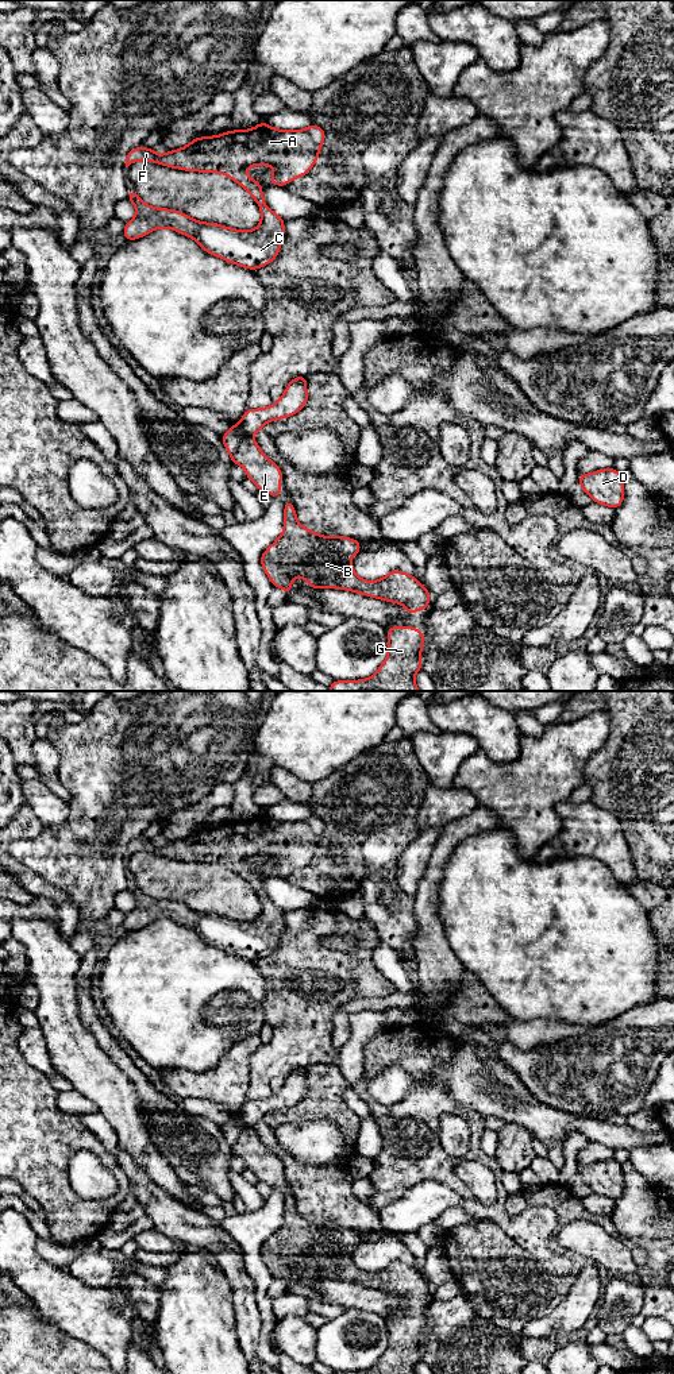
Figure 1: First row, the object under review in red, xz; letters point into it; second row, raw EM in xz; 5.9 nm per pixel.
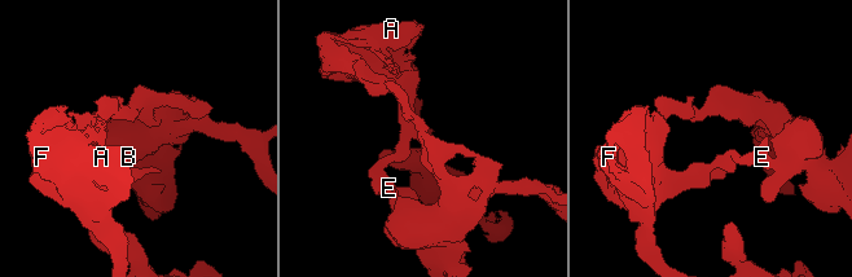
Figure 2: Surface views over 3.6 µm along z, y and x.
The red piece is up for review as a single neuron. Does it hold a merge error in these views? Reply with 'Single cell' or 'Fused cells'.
Fused cells

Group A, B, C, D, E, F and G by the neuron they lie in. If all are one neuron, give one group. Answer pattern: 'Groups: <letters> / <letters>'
Groups: A C F / B D E G

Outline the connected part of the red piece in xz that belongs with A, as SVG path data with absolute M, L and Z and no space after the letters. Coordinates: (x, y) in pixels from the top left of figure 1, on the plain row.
M261 813L243 822L228 822L216 827L195 829L182 840L158 846L139 837L126 848L126 858L136 852L150 852L173 860L203 864L222 864L242 876L257 892L261 914L250 922L234 920L216 914L203 914L174 900L154 899L128 881L128 891L136 906L124 916L127 931L139 930L154 920L170 919L196 931L199 937L232 956L250 961L263 958L280 945L285 927L285 911L265 894L262 877L246 865L246 860L266 856L274 860L271 876L288 876L305 867L319 849L326 827L316 815L304 821L277 821Z

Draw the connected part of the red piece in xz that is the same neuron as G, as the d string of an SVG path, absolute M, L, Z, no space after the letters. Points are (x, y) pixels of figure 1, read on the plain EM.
M392 1317L388 1323L388 1348L377 1363L362 1371L339 1371L332 1374L415 1374L415 1366L421 1361L421 1339L424 1324L412 1317Z

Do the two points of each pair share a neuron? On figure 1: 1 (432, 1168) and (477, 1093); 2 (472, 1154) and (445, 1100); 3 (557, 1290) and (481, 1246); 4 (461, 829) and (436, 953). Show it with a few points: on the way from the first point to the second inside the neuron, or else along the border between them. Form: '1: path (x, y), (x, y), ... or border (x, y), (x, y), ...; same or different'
1: border (445, 1087), (458, 1104), (476, 1110), (484, 1118); different
2: path (474, 1139), (474, 1123), (459, 1111); same
3: path (538, 1290), (526, 1290), (500, 1265); same
4: path (438, 860), (428, 886), (428, 922); same

